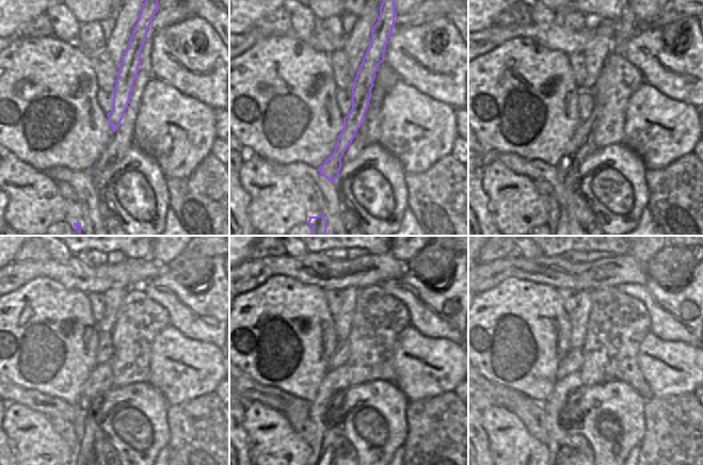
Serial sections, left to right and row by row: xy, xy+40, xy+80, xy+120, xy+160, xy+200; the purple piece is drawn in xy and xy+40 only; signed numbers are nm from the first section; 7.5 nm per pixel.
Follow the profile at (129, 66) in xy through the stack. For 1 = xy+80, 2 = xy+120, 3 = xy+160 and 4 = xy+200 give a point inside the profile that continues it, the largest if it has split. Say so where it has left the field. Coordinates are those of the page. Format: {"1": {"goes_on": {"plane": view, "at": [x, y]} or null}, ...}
{"1": {"goes_on": {"plane": "xy+80", "at": [581, 145]}}, "2": {"goes_on": {"plane": "xy+120", "at": [99, 382]}}, "3": {"goes_on": {"plane": "xy+160", "at": [335, 381]}}, "4": {"goes_on": {"plane": "xy+200", "at": [561, 396]}}}

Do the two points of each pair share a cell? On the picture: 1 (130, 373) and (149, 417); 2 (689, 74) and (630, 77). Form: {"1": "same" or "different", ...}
{"1": "different", "2": "different"}

